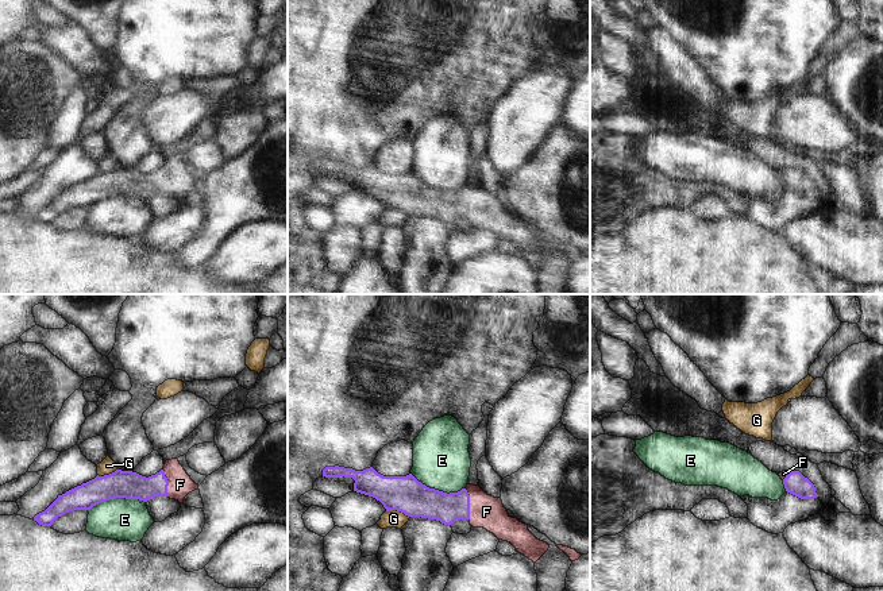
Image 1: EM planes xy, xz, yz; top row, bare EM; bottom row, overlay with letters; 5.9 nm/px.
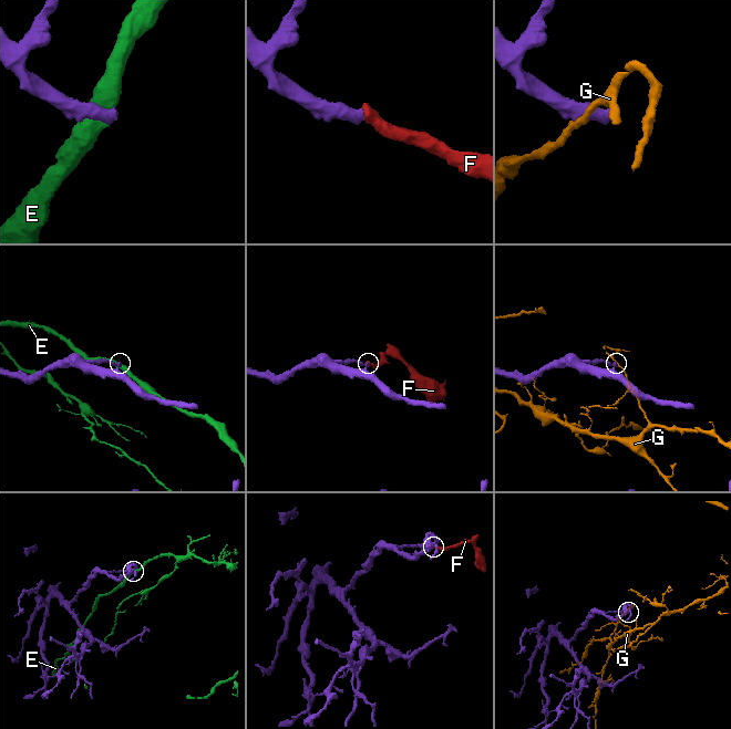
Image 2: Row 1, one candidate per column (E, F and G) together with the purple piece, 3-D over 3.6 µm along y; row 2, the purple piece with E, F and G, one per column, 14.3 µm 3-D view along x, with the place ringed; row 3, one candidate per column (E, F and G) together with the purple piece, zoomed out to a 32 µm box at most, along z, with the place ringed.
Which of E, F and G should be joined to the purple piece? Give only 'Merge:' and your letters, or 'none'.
Merge: F

